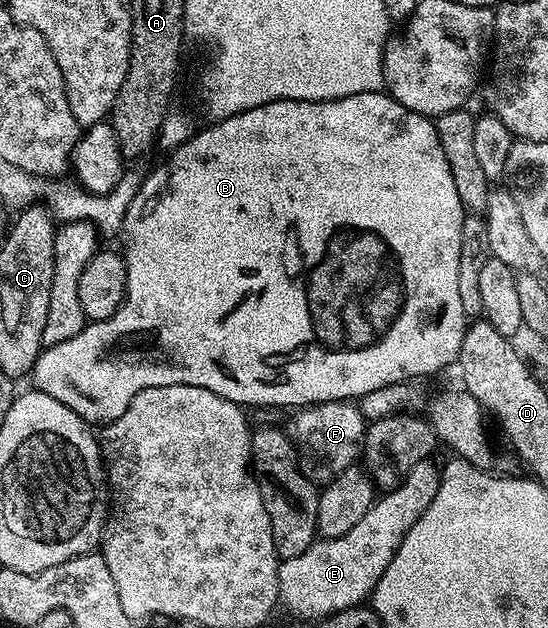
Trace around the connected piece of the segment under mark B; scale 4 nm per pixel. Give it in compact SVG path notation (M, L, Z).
M363 91L354 93L350 97L331 99L330 101L294 101L283 99L266 105L258 105L254 109L246 109L237 115L231 115L225 119L217 119L209 122L209 127L197 130L175 151L167 156L161 167L156 167L147 176L143 176L138 193L134 201L130 201L130 209L126 209L124 224L118 236L119 242L124 242L122 254L126 265L126 285L124 286L124 300L113 315L105 319L89 322L78 333L78 337L70 337L70 341L62 341L62 345L44 347L32 367L30 374L35 390L54 397L54 401L62 401L78 417L82 417L89 425L107 425L118 421L122 413L147 387L161 387L162 385L194 385L202 389L210 389L210 393L218 393L218 397L226 397L226 401L234 401L245 409L251 407L311 407L317 403L333 403L339 399L345 401L355 400L366 393L374 393L374 389L382 389L386 385L403 383L405 381L417 381L423 375L432 375L443 367L453 366L457 362L460 345L463 341L466 328L466 316L462 309L462 297L458 293L458 249L462 237L462 221L465 217L465 209L458 197L458 189L454 189L454 176L450 174L450 165L446 161L446 153L442 153L442 145L438 145L438 133L435 122L429 116L419 115L410 109L406 109L393 95L379 91Z

